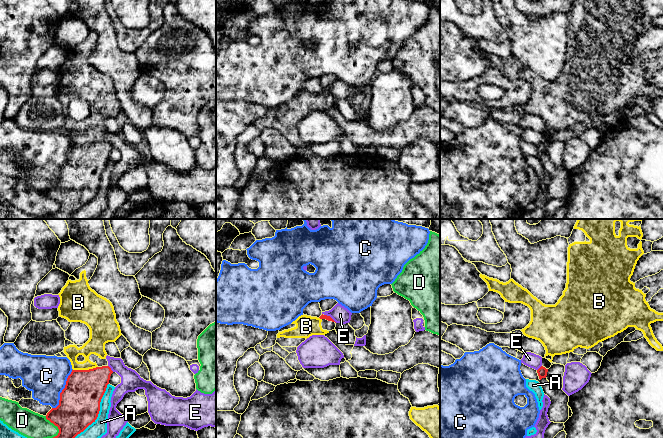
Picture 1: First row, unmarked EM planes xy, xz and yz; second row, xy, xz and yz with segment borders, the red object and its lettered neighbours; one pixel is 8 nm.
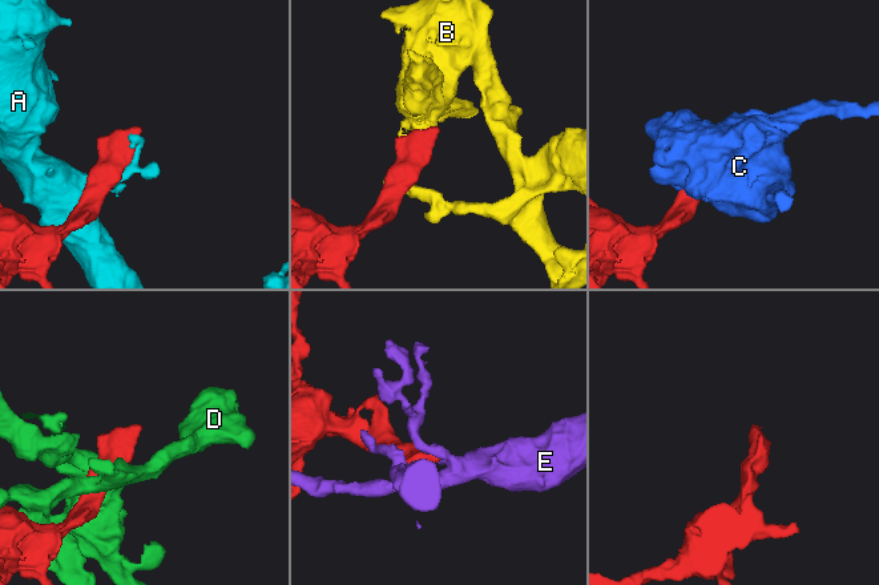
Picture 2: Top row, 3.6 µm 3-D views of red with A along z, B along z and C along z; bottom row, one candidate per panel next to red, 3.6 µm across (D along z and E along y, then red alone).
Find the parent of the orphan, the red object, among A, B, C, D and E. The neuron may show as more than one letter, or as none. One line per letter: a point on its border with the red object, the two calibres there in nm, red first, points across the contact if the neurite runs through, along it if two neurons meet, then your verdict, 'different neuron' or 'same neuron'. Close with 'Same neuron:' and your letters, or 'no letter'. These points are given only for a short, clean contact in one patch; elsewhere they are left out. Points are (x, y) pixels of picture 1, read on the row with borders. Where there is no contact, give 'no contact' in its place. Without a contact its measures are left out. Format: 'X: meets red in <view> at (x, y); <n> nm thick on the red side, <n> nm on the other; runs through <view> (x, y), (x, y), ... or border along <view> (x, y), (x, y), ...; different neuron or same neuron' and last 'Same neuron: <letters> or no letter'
A: meets red in xy at (98, 412); 340 nm thick on the red side, 140 nm on the other; different neuron
B: meets red in xy at (85, 370); 320 nm thick on the red side, 140 nm on the other; runs through xy (80, 400), (85, 370), (87, 353), (95, 345); same neuron
C: meets red in xy at (62, 390); 340 nm thick on the red side, 320 nm on the other; different neuron
D: meets red in xy at (56, 425); 340 nm thick on the red side, 200 nm on the other; border along xy (45, 416), (58, 429), (58, 433), (54, 437); different neuron
E: meets red in xy at (110, 368); 300 nm thick on the red side, 160 nm on the other; different neuron
Same neuron: B

